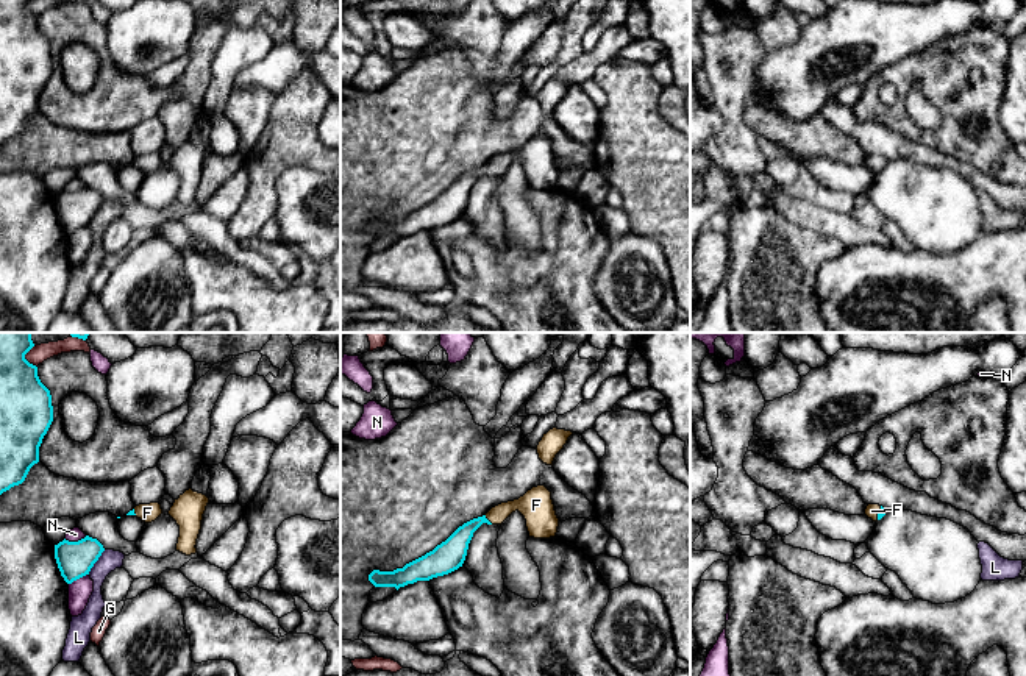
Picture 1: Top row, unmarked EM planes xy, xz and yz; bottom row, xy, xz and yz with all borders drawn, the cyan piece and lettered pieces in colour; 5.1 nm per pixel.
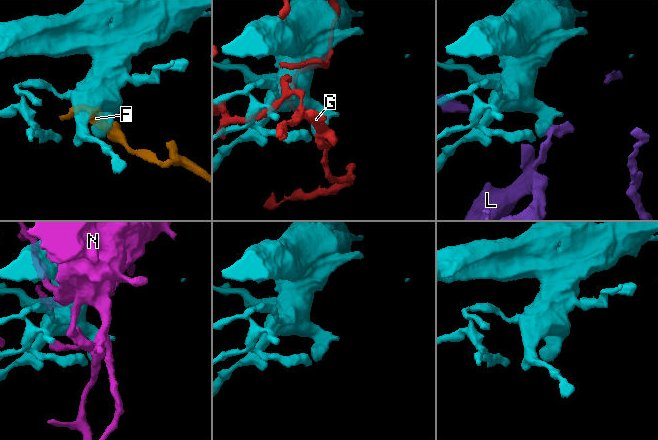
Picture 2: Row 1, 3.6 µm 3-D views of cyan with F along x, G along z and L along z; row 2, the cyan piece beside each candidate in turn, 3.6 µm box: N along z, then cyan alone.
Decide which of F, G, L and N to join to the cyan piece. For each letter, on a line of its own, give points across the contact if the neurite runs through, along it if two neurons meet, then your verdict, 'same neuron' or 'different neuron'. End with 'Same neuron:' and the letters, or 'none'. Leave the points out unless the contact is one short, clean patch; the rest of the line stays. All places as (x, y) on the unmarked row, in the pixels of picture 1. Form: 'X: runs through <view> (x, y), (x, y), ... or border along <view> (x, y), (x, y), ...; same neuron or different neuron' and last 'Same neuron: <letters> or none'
F: runs through xz (452, 203), (477, 172), (488, 170), (511, 156), (533, 155); same neuron
G: different neuron
L: different neuron
N: different neuron
Same neuron: F

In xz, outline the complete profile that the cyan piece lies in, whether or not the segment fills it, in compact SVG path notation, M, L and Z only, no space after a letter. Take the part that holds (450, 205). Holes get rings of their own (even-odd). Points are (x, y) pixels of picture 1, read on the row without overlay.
M545 136L528 141L514 151L492 158L486 165L473 169L459 176L445 192L425 206L406 214L394 222L373 220L369 231L375 237L404 237L417 231L429 231L448 225L462 217L473 183L483 175L501 175L512 162L518 161L525 170L529 187L554 187L559 169L554 161L551 142Z

